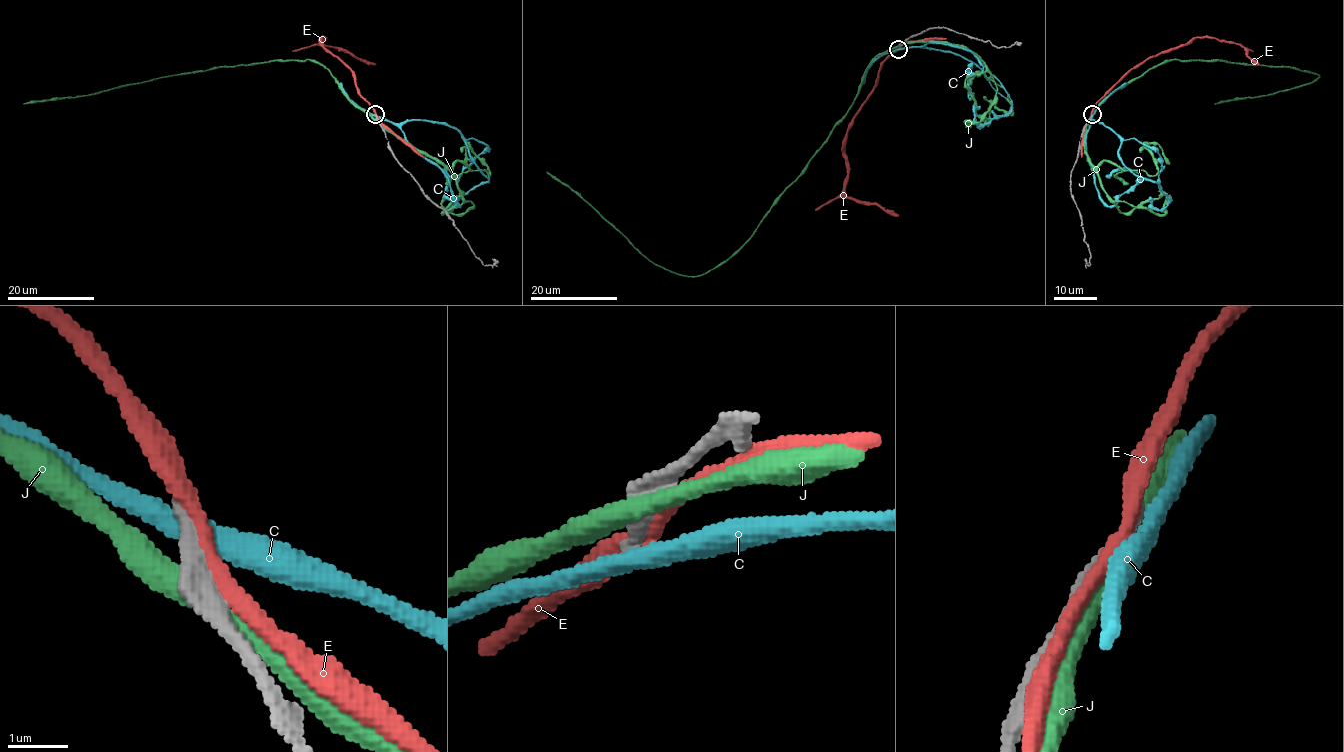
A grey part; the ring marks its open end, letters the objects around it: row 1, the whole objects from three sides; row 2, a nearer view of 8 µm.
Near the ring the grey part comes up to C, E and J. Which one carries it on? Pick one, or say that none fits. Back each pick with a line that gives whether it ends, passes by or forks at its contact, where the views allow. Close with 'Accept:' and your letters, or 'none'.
Accept: none

